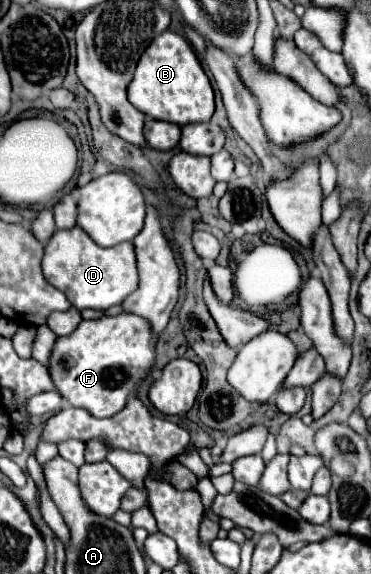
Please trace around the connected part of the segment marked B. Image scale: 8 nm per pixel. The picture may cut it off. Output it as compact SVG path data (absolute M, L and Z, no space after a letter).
M170 30L154 38L142 54L128 86L128 98L142 114L154 120L174 122L178 126L208 122L214 114L214 92L208 76L204 74L190 44Z

